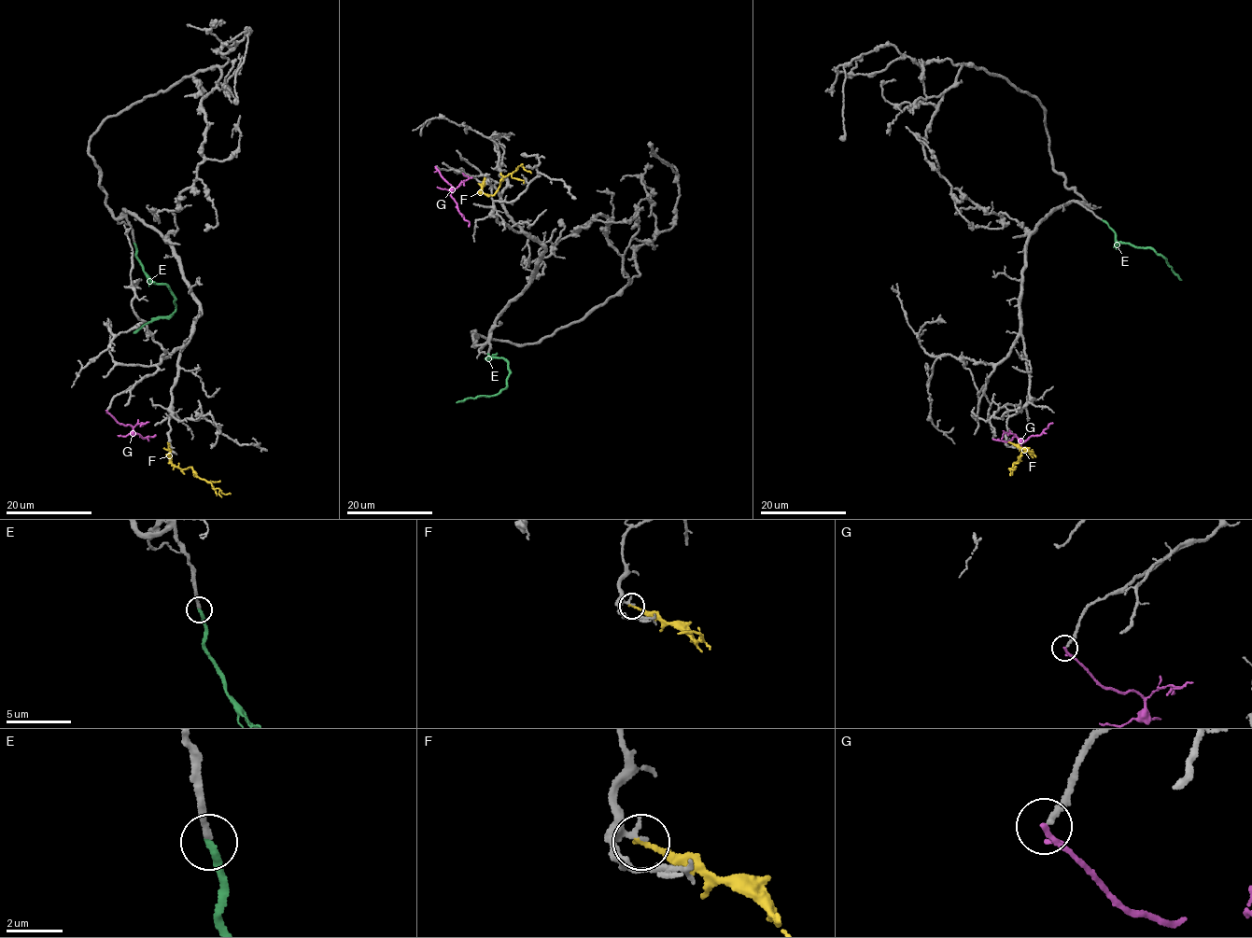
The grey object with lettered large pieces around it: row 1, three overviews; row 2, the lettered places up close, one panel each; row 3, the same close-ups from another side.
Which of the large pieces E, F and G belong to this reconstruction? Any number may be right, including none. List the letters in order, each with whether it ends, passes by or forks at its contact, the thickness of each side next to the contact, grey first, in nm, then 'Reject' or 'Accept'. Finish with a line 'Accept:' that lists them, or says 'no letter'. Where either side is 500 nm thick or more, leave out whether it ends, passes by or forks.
E: It ends there. Thickness 220 nm (grey) against 240 nm. Accept
F: It ends there. Thickness 170 nm (grey) against 200 nm. Reject
G: It ends there. Thickness 220 nm (grey) against 180 nm. Reject
Accept: E

